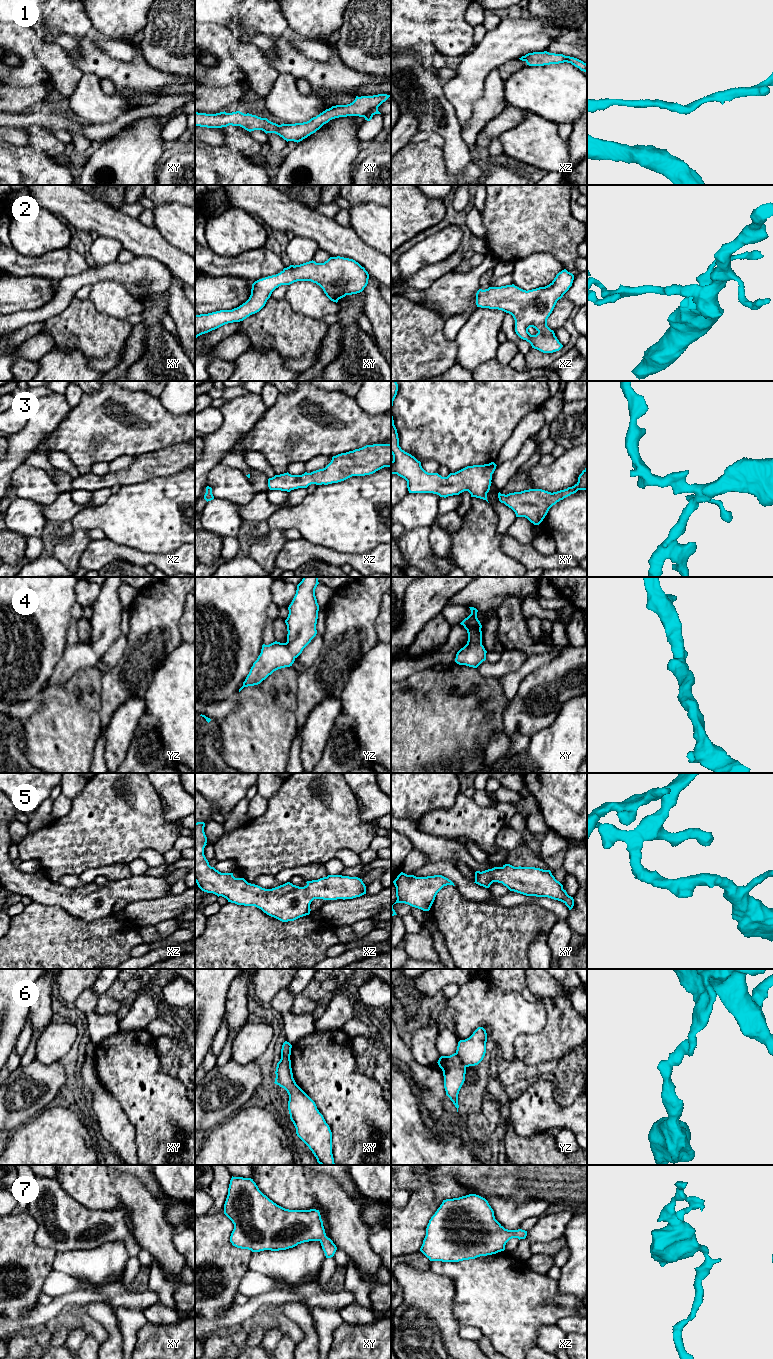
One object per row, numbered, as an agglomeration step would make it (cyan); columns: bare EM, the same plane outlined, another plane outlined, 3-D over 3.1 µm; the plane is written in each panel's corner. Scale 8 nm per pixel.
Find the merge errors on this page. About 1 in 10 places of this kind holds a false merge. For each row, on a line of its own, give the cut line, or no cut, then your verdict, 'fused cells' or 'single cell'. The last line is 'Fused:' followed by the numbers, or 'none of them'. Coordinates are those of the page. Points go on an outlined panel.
1: no cut; single cell
2: no cut; single cell
3: no cut; single cell
4: no cut; single cell
5: no cut; single cell
6: cut in yz along (455, 1053), (466, 1066); fused cells
7: no cut; single cell
Fused: 6

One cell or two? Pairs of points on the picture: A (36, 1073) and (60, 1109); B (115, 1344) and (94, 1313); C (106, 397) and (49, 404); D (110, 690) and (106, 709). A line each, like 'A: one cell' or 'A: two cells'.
A: two cells
B: one cell
C: two cells
D: one cell

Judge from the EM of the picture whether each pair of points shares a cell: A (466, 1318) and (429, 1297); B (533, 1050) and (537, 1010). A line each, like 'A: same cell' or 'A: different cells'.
A: different cells
B: different cells

